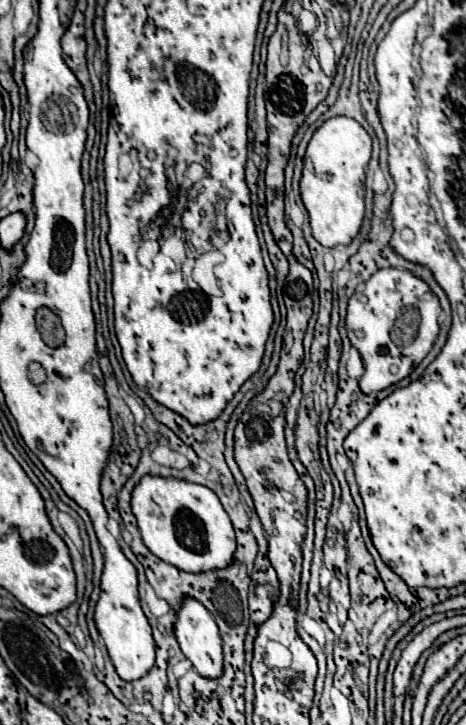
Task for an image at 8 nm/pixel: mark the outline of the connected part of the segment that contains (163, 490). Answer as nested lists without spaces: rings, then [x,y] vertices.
[[[146,475],[132,491],[132,513],[136,515],[144,545],[180,571],[204,573],[226,569],[234,563],[234,527],[216,493],[204,485]]]

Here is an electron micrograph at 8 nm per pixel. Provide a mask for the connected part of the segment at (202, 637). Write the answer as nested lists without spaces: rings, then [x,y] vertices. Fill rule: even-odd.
[[[186,599],[186,603],[178,609],[178,619],[174,623],[174,633],[176,639],[180,643],[182,653],[186,655],[186,659],[192,661],[194,669],[208,679],[218,679],[222,675],[224,669],[224,657],[222,657],[222,637],[218,633],[218,625],[216,621],[210,617],[208,609],[194,601],[194,599]]]

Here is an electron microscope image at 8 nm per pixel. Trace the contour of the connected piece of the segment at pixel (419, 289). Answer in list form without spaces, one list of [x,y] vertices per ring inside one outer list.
[[[396,267],[378,269],[364,283],[362,291],[358,289],[352,295],[348,303],[346,329],[352,345],[364,359],[366,371],[360,379],[360,389],[364,393],[378,393],[412,373],[438,337],[440,311],[440,301],[430,291],[426,281]]]

